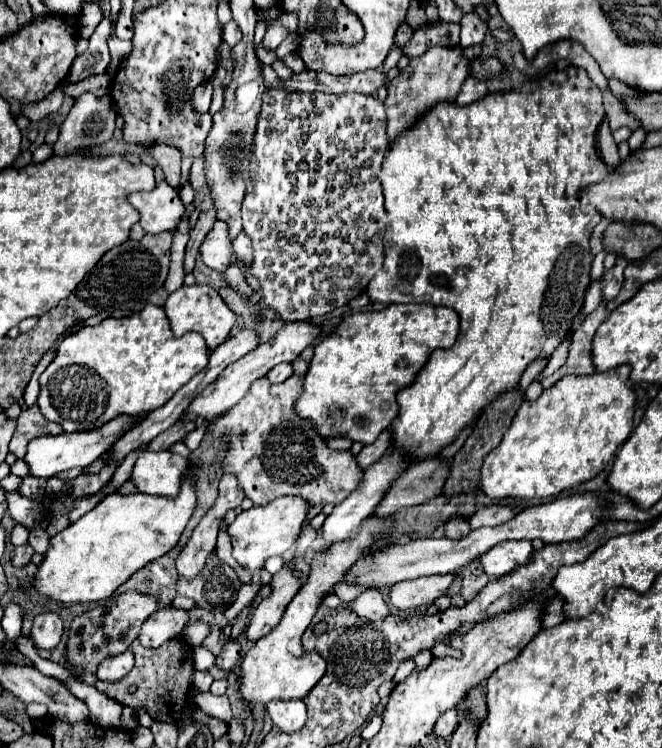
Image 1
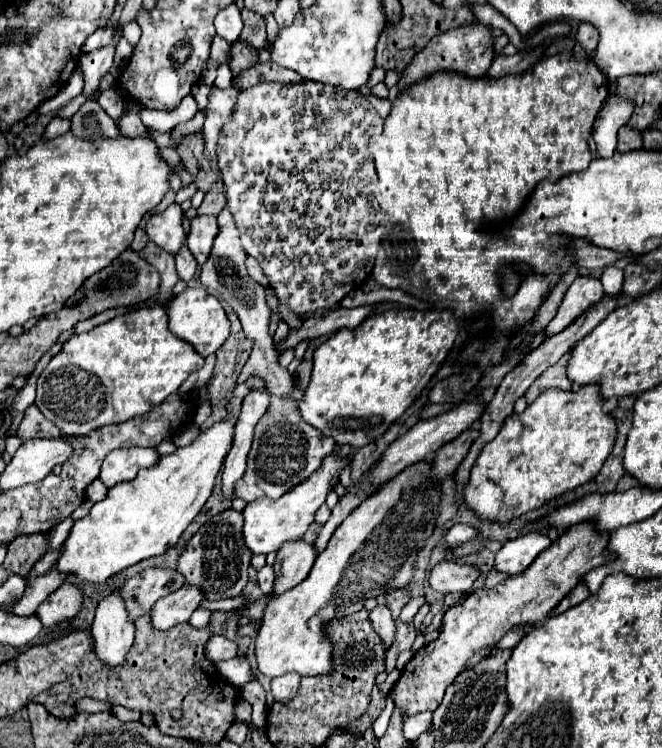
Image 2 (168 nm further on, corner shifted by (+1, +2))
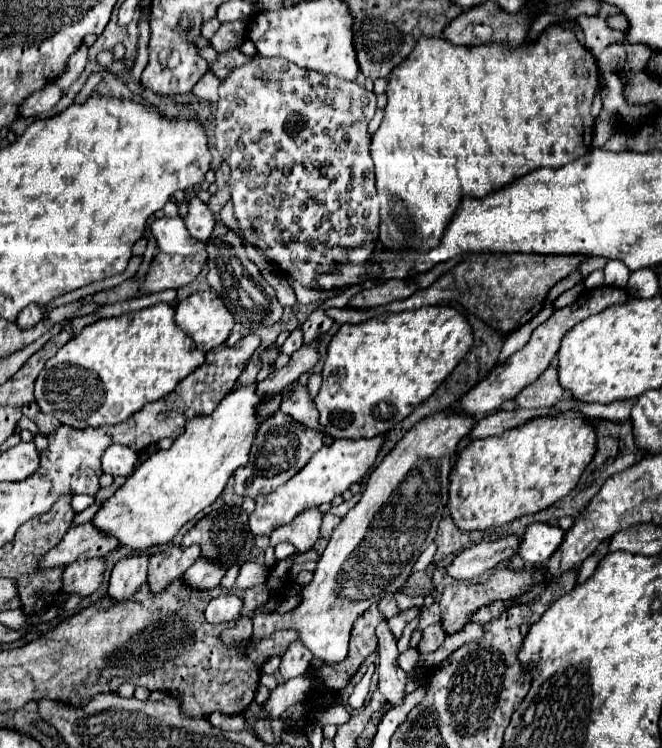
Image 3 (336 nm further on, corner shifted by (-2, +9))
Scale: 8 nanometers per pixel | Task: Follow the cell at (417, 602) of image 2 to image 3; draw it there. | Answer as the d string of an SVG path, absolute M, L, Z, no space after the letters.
M413 607L411 609L401 611L398 615L395 615L395 617L391 617L391 619L387 619L387 621L389 621L389 629L391 629L393 637L397 637L397 639L399 639L406 625L410 623L419 613L419 608Z

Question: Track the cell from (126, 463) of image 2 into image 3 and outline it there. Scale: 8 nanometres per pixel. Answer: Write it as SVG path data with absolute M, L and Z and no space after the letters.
M111 445L101 457L101 469L109 475L127 475L133 469L137 453L125 445Z

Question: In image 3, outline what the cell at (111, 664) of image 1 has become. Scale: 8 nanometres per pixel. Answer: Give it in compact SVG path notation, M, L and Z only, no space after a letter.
M131 555L121 559L109 579L109 595L117 601L129 599L145 581L147 581L147 565L149 565L149 555Z

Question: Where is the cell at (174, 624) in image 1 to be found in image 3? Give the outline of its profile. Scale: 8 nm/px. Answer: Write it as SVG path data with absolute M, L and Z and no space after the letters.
M199 557L187 571L185 571L185 581L191 587L197 589L213 589L221 583L223 575L227 569L221 569L221 565L213 565L213 561L205 561L205 557Z

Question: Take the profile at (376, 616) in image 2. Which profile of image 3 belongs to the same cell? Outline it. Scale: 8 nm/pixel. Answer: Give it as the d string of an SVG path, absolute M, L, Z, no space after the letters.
M381 621L377 627L377 637L379 637L379 683L377 689L385 695L385 699L393 705L401 705L403 701L403 689L407 681L407 673L403 673L397 665L397 641L391 635L387 621Z

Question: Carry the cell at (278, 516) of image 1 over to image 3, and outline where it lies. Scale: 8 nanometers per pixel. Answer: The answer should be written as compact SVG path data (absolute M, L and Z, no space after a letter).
M377 435L371 439L361 439L361 441L333 441L331 447L319 449L301 473L293 477L293 481L281 485L281 489L275 489L273 493L265 497L257 497L257 507L249 515L249 529L255 535L271 535L273 529L287 525L307 507L319 507L323 503L331 503L333 497L345 493L353 483L361 483L365 473L373 467L381 447L385 443L385 435Z

